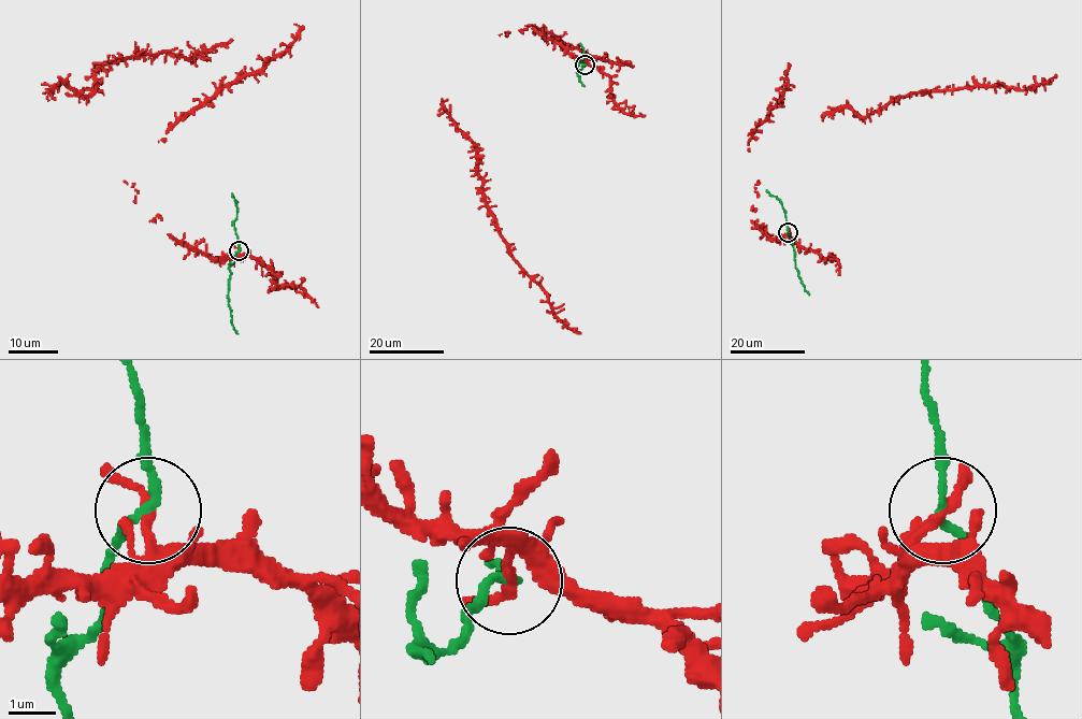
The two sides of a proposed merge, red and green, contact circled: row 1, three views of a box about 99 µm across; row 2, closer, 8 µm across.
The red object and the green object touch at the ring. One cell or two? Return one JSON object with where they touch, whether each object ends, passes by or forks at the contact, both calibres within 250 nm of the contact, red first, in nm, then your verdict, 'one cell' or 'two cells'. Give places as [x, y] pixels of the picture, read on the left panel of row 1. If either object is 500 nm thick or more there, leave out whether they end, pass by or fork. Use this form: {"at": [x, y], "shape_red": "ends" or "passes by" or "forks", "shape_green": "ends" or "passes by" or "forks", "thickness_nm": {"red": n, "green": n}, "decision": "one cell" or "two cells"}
{"at": [239, 250], "shape_red": "passes by", "shape_green": "passes by", "thickness_nm": {"red": 180, "green": 160}, "decision": "two cells"}

